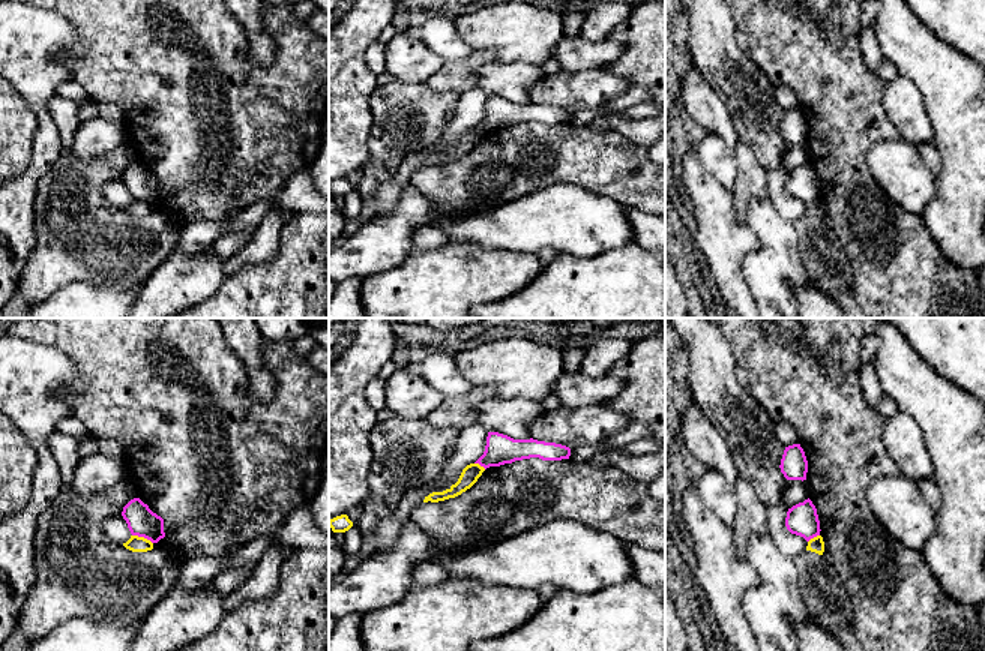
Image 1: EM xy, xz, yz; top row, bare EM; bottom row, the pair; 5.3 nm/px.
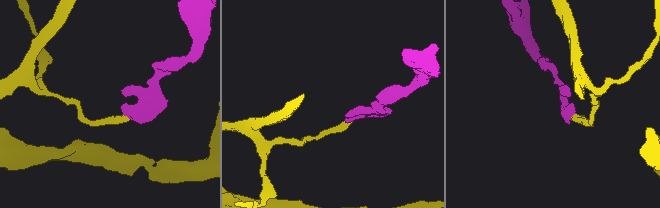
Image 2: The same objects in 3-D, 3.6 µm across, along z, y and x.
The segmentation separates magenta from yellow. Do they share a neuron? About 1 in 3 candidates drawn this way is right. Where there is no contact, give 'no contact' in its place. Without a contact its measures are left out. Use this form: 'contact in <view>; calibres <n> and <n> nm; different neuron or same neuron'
contact in xy; calibres 160 and 90 nm; different neuron

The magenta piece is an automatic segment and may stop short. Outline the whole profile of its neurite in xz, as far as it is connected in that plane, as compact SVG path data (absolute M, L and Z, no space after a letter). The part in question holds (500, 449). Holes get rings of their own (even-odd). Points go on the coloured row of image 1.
M488 432L483 454L474 462L483 466L500 466L515 460L539 458L542 460L569 459L571 448L538 440L514 440L499 432Z

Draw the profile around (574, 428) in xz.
M599 402L581 408L547 410L529 429L533 440L562 444L572 450L605 441L629 423L628 416Z

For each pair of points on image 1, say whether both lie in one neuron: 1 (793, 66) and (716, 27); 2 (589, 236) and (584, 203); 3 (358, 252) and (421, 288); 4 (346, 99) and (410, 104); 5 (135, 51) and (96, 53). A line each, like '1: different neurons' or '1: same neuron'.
1: different neurons
2: same neuron
3: different neurons
4: different neurons
5: same neuron

